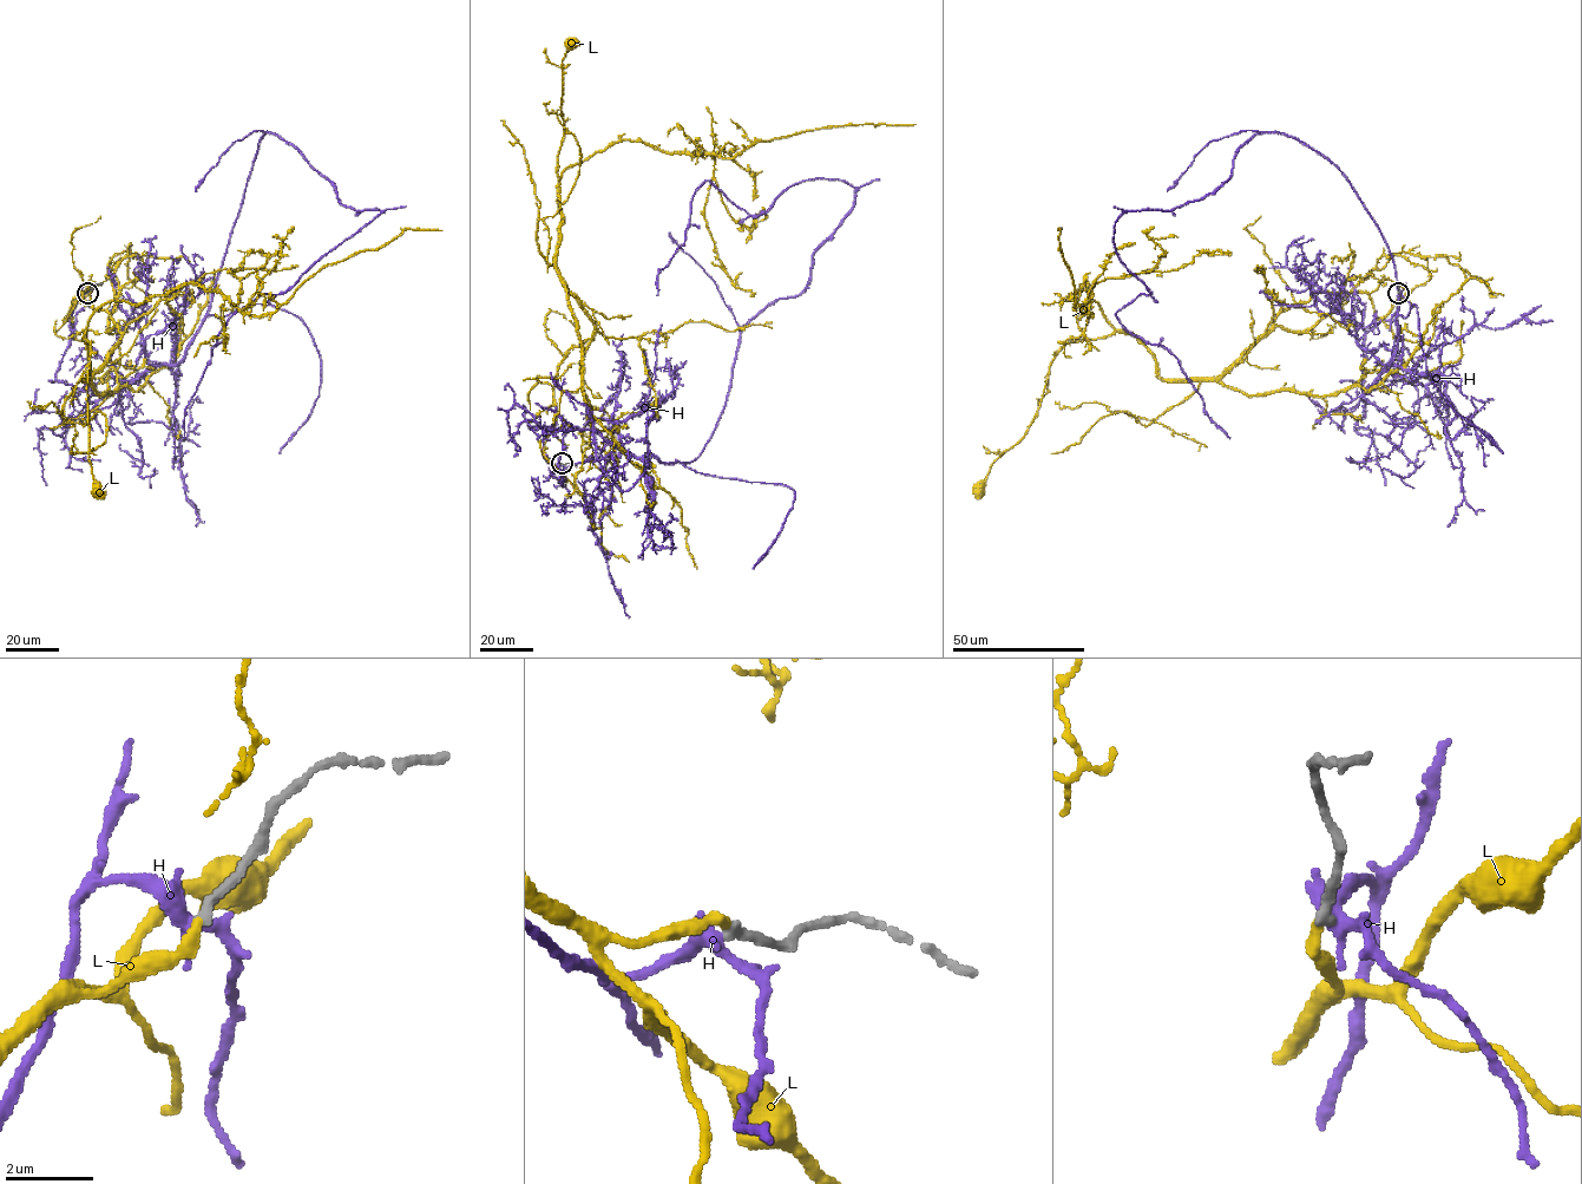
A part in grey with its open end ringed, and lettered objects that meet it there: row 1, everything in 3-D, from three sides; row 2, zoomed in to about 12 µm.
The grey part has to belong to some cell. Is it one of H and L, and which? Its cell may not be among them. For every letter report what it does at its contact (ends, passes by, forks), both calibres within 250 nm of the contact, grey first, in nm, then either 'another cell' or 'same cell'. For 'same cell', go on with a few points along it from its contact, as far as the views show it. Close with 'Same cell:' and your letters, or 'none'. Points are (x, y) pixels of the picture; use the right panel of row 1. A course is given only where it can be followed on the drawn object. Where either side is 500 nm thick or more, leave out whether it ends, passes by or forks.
H: it forks; calibres 280 and 320 nm; another cell
L: it ends; calibres 280 and 280 nm; same cell
Same cell: L

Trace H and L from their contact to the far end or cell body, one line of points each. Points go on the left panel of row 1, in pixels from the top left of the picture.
H: (87, 293), (57, 379), (120, 392), (176, 364), (266, 132), (342, 204), (381, 211), (231, 315), (184, 439)
L: (87, 293), (67, 318), (81, 292), (120, 334), (85, 379), (83, 334), (89, 462), (99, 494)

